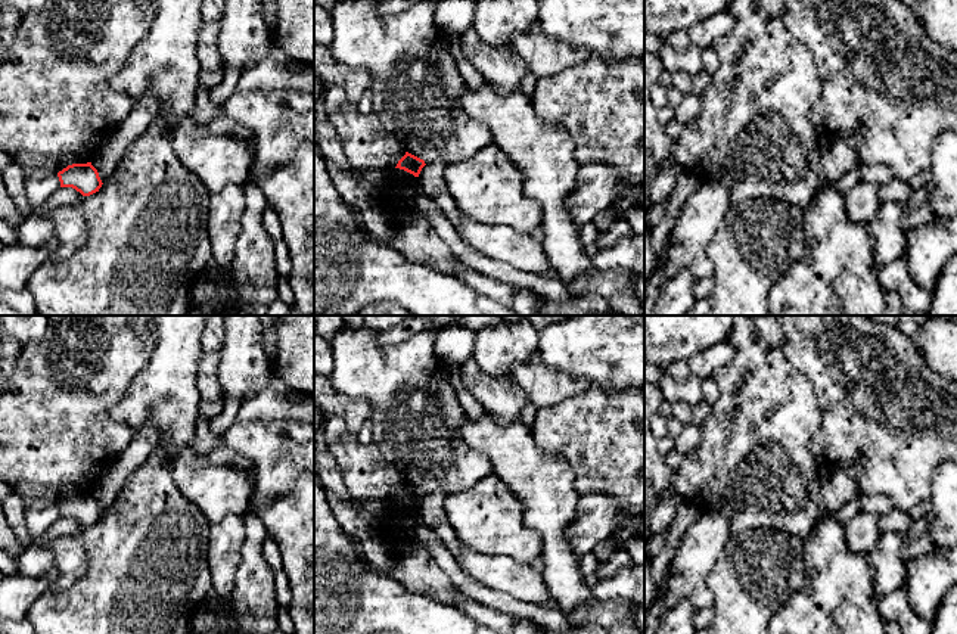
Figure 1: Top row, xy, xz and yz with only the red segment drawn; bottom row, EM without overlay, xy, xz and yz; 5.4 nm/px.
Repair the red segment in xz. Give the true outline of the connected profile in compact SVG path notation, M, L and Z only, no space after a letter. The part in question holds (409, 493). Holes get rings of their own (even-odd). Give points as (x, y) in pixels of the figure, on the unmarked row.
M406 482L406 485L398 491L395 498L404 500L414 507L419 507L422 498L425 497L425 491Z

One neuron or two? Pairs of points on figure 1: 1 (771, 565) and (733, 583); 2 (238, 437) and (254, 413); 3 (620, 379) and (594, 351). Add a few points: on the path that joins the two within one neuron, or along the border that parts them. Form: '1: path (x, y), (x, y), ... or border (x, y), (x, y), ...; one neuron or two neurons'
1: path (763, 569), (749, 583), (742, 583); one neuron
2: border (282, 419), (236, 422); two neurons
3: path (612, 372), (602, 359); one neuron

